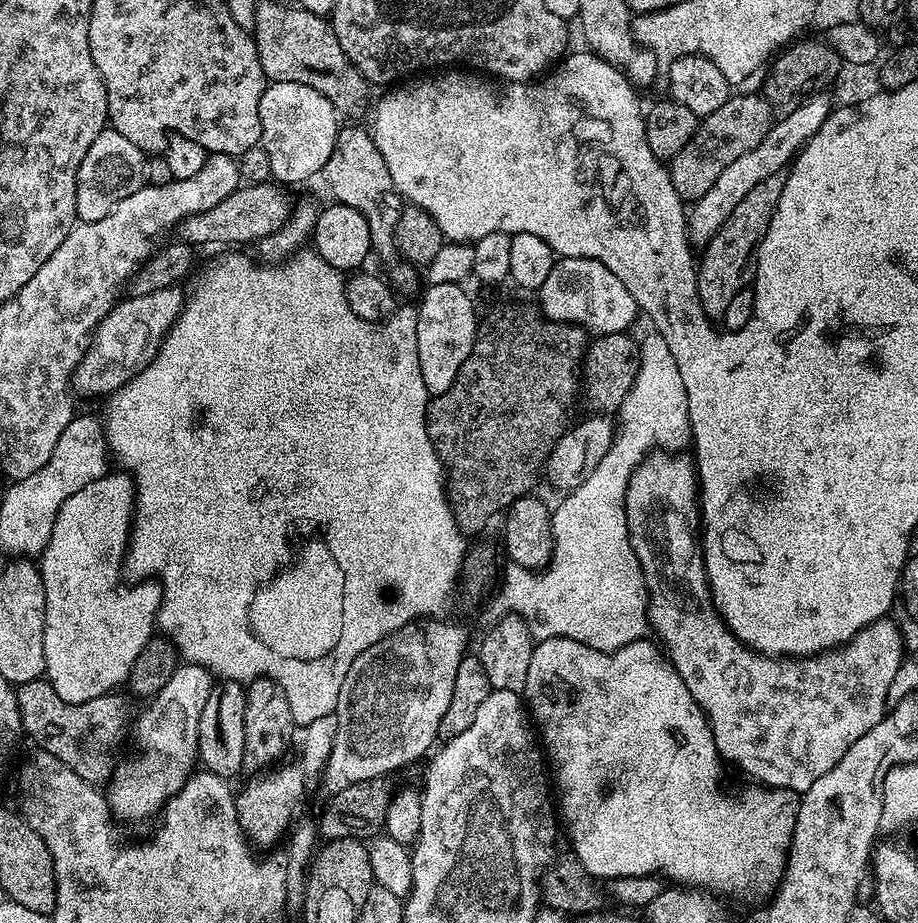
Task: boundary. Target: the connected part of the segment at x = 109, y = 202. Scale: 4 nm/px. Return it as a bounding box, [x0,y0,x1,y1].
[76,126,146,224]

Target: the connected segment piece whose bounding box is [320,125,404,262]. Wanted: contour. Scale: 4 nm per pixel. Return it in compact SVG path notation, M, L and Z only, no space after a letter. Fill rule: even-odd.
M343 125L336 133L334 148L320 174L337 203L359 210L365 218L370 229L371 253L388 262L397 259L396 228L404 199L390 178L385 159L372 140L371 133L358 126Z

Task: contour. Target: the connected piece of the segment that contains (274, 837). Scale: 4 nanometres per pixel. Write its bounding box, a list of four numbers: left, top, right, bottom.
[235,762,306,850]

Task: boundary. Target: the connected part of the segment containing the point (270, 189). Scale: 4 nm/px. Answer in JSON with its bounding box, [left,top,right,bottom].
[179,183,294,246]

